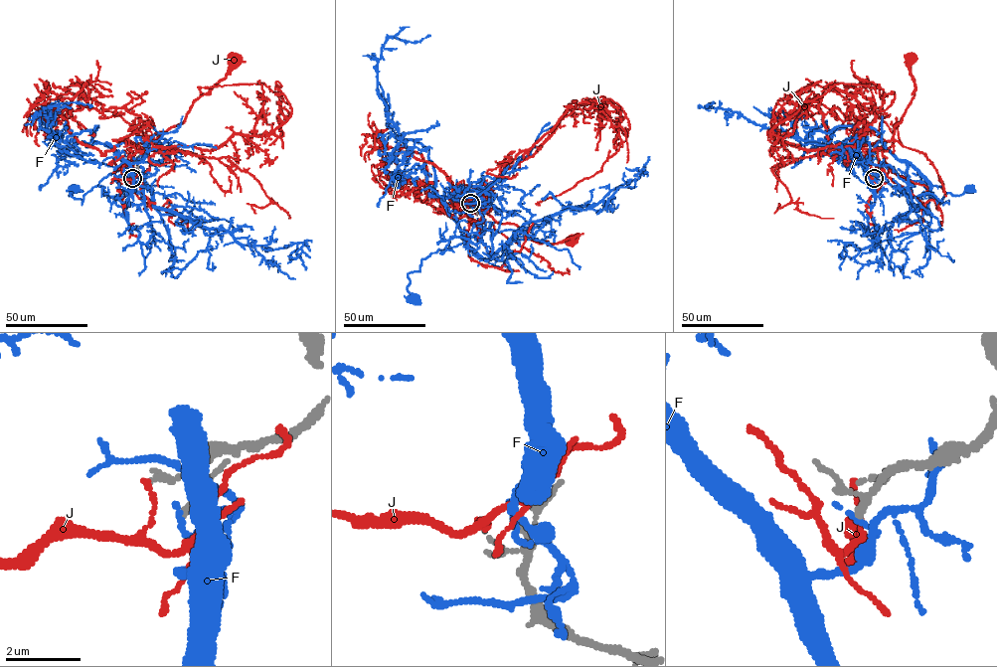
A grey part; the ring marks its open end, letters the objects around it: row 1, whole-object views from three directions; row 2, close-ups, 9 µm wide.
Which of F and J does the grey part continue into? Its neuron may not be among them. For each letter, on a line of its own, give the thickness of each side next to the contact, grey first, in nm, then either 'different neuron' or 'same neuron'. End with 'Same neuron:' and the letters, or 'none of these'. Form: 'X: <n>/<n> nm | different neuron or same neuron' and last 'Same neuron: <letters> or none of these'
F: 150/150 nm | different neuron
J: 80/120 nm | different neuron
Same neuron: none of these

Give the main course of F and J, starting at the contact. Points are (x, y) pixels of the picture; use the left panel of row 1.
F: (132, 178), (131, 167), (107, 143), (125, 166), (87, 192), (82, 204), (81, 199), (69, 195), (75, 187)
J: (131, 177), (124, 180), (121, 173), (129, 156), (151, 149), (184, 121), (234, 58)

